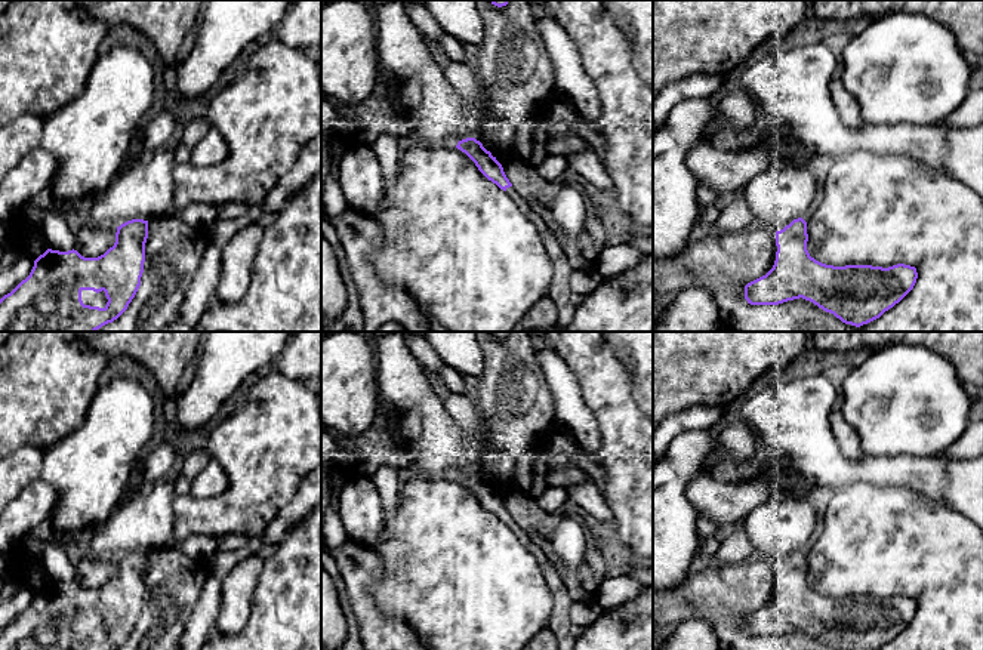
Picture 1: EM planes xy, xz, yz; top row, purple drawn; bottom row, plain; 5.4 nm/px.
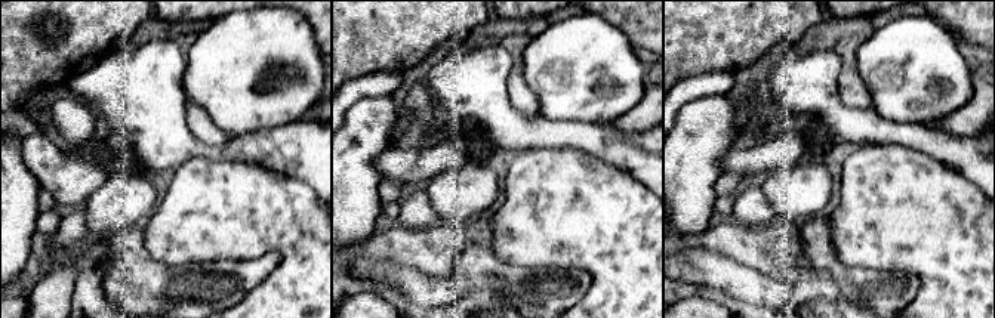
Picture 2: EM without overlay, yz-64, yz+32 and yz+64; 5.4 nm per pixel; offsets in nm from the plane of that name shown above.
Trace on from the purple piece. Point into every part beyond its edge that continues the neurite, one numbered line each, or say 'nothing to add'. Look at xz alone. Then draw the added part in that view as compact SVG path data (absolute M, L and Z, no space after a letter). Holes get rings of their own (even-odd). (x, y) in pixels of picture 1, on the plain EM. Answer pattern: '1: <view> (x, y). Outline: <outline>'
1: xz (560, 621). Outline: M506 520L508 527L515 533L520 542L529 549L533 548L533 555L536 557L545 582L551 591L554 604L549 617L548 628L557 637L558 650L573 650L576 638L571 635L571 604L573 600L568 595L564 582L561 579L560 570L548 560L548 557L531 542L529 535L517 524L515 520Z

